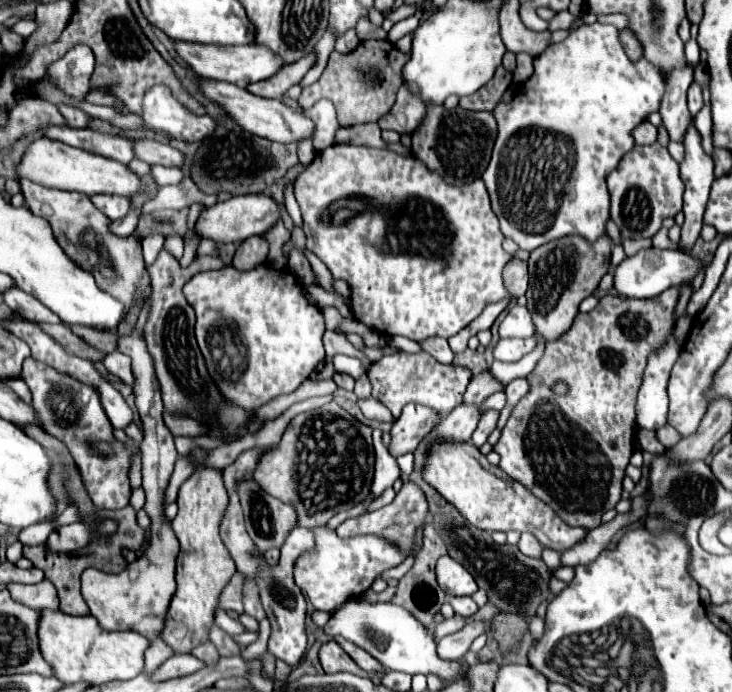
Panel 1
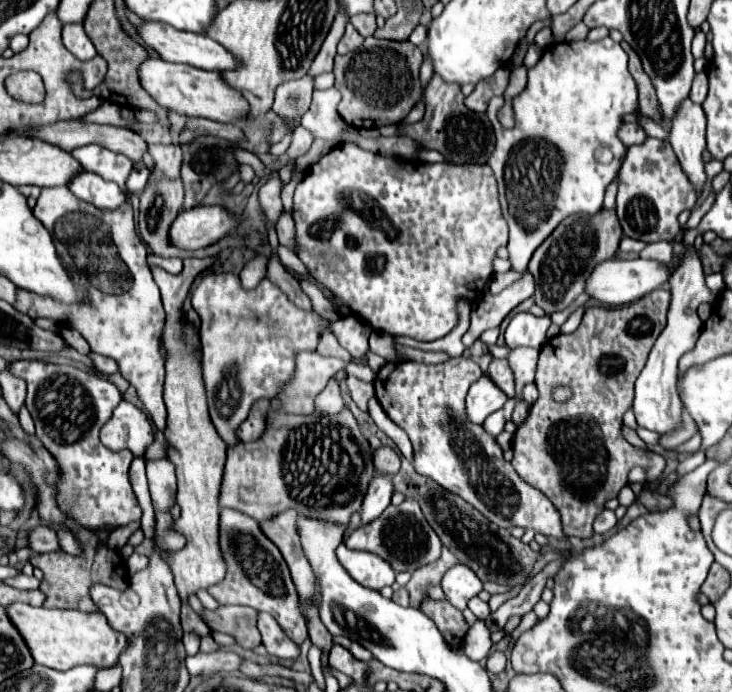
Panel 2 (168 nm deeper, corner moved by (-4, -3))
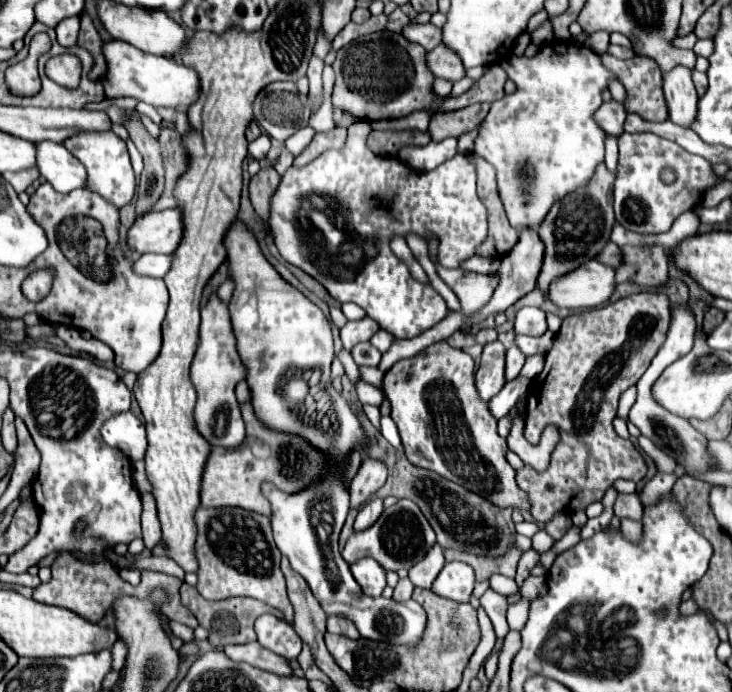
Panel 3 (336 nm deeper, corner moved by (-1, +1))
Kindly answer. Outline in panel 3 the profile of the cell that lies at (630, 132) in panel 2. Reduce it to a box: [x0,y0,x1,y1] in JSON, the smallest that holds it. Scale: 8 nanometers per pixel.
[594,99,626,135]

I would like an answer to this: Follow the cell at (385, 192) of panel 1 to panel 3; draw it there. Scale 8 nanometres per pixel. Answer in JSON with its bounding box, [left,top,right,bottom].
[268,121,488,339]

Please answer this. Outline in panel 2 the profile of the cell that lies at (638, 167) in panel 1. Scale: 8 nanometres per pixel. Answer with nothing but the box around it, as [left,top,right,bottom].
[617,137,695,243]

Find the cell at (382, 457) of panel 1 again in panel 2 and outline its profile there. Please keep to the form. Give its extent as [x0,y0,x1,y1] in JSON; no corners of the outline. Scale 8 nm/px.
[361,473,393,523]

